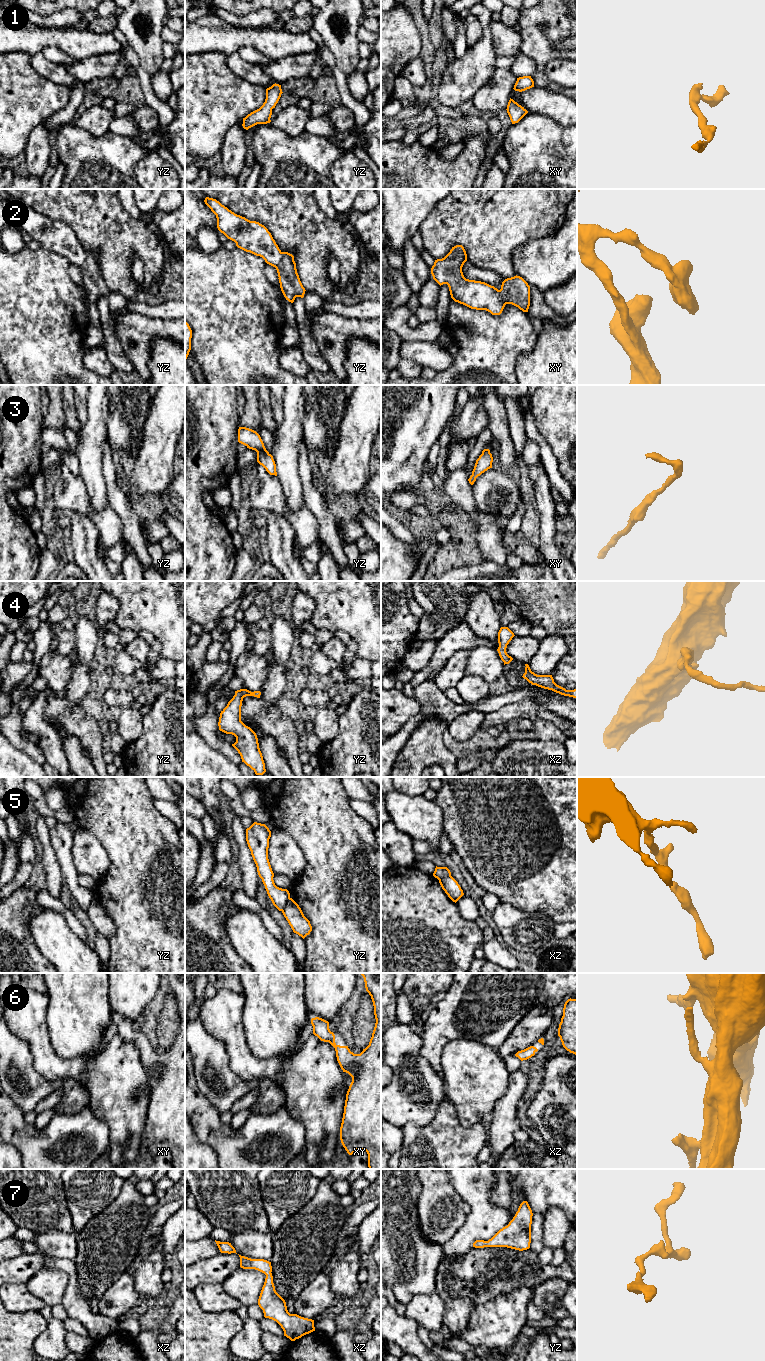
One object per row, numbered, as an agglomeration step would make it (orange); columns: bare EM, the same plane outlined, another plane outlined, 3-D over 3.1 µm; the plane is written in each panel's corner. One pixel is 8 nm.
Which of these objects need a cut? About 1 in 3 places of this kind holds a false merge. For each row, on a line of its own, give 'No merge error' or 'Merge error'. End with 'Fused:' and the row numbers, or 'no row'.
1: No merge error
2: No merge error
3: No merge error
4: No merge error
5: Merge error
6: No merge error
7: No merge error
Fused: 5

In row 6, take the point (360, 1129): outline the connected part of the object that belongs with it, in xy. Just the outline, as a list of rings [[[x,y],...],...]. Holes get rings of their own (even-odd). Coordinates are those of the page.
[[[381,973],[359,974],[363,976],[366,991],[371,996],[376,1019],[369,1045],[360,1054],[354,1054],[348,1046],[335,1043],[335,1035],[330,1031],[328,1021],[315,1017],[311,1019],[311,1024],[313,1034],[335,1048],[341,1069],[352,1077],[340,1127],[341,1143],[349,1155],[357,1150],[366,1151],[369,1169],[381,1169]]]

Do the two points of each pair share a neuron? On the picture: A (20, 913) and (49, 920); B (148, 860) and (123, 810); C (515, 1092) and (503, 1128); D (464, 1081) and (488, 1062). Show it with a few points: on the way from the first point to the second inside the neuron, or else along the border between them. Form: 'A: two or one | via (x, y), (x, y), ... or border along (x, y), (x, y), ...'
A: two | border along (44, 908), (29, 921), (29, 932), (33, 939)
B: one | via (144, 848), (125, 822)
C: one | via (510, 1101), (504, 1111), (504, 1119)
D: one | via (470, 1081), (482, 1068)

